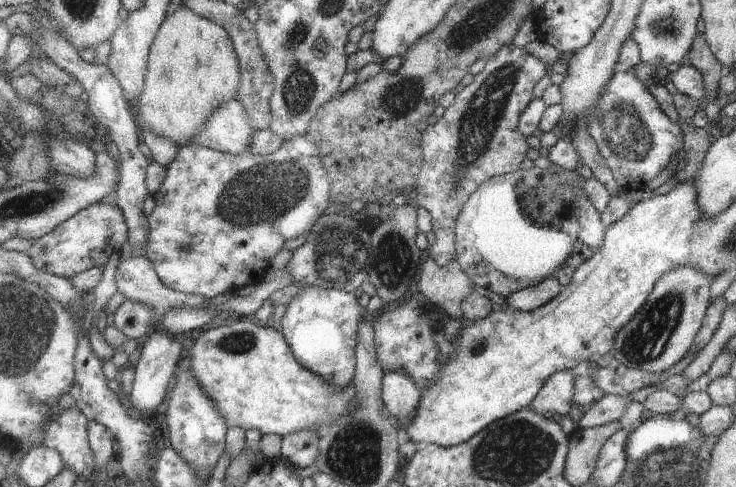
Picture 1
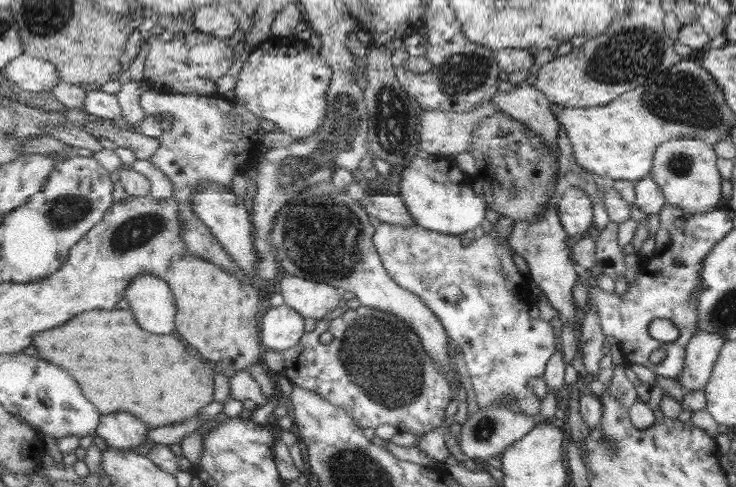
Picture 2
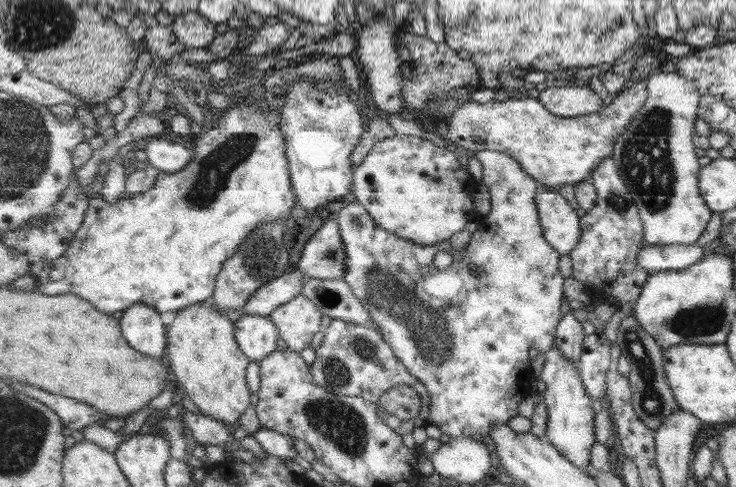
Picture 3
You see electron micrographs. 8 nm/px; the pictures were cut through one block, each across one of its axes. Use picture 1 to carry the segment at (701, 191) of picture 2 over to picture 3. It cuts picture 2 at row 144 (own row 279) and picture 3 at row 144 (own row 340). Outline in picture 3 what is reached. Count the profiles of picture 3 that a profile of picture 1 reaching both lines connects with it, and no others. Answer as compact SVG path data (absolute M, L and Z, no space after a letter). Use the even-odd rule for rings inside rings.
M667 68L645 78L647 98L635 116L626 124L623 132L614 139L610 159L619 179L623 181L642 224L642 242L646 244L693 245L711 216L711 210L703 202L697 190L697 178L701 166L697 163L692 136L696 108L700 94L696 86L674 70Z

